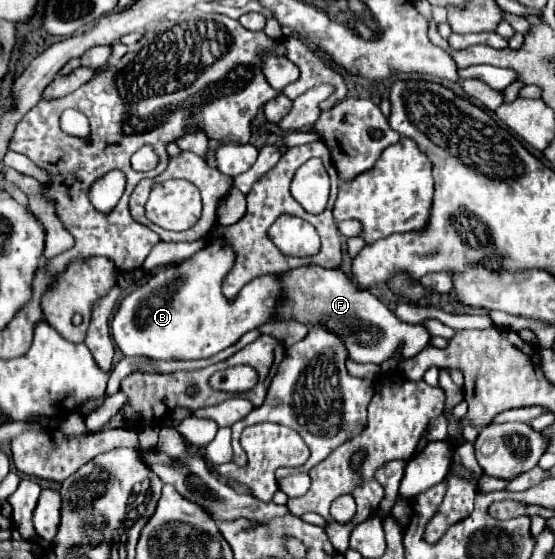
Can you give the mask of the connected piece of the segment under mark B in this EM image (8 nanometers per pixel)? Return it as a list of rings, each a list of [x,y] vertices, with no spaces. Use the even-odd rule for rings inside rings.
[[[219,237],[189,259],[155,273],[123,297],[113,317],[113,339],[127,341],[129,357],[203,359],[231,347],[247,331],[273,323],[273,313],[281,305],[279,275],[257,277],[241,289],[235,301],[227,301],[221,293],[221,283],[233,263],[233,247],[229,247],[227,239]]]

